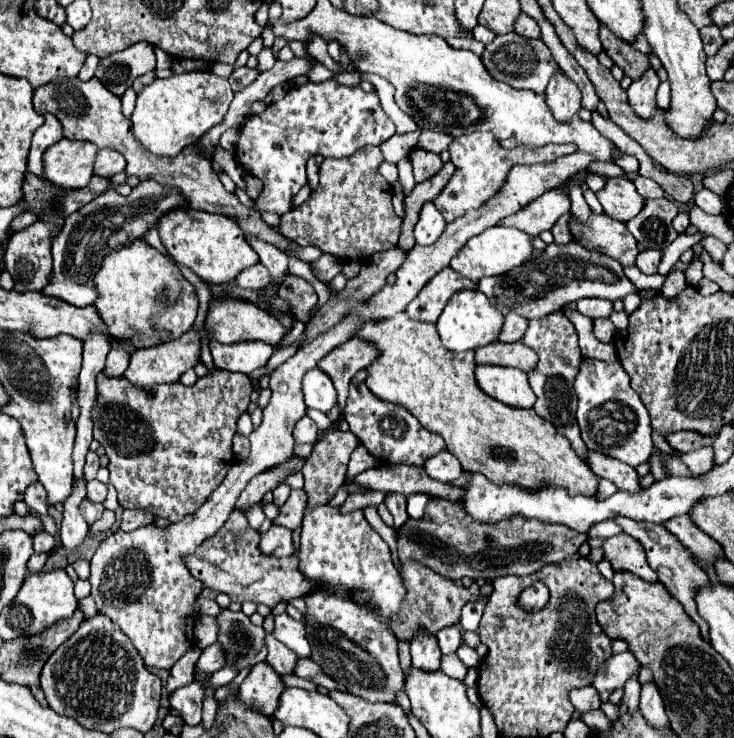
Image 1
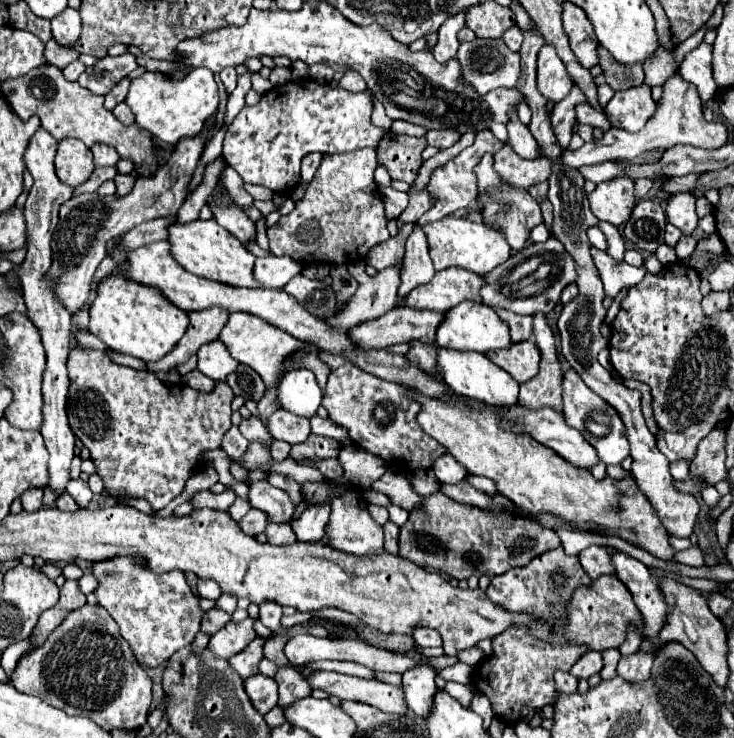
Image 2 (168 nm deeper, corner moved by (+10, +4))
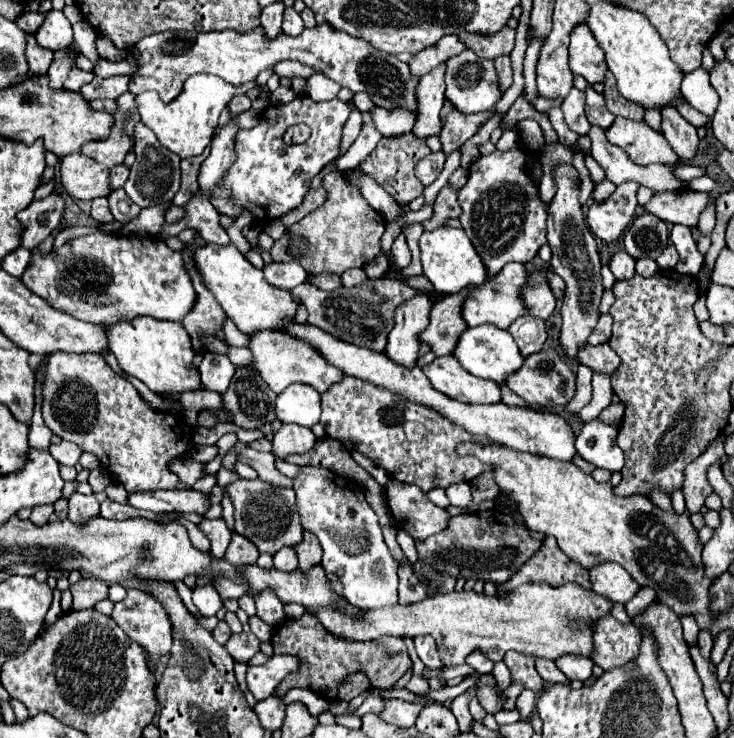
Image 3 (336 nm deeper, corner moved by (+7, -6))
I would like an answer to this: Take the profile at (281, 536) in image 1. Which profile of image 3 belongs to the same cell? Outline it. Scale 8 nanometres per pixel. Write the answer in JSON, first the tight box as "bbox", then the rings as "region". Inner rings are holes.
{"bbox":[275,548,297,572],"region":[[[281,548],[277,554],[275,554],[275,568],[277,570],[283,570],[283,572],[293,572],[297,570],[297,554],[293,548]]]}

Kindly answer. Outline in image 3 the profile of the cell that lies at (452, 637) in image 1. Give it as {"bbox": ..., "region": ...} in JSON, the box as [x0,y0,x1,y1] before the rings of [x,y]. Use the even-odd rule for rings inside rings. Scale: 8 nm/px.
{"bbox":[413,636,443,670],"region":[[[415,636],[413,642],[415,642],[415,648],[417,648],[417,654],[419,654],[421,662],[427,668],[433,668],[433,670],[443,668],[443,662],[439,660],[439,654],[437,654],[435,640],[431,636]]]}

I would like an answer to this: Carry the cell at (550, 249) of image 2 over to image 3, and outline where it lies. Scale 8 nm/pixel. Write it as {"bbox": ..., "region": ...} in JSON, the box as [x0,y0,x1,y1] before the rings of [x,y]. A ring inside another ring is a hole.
{"bbox":[523,270,555,320],"region":[[[541,270],[531,272],[529,284],[523,288],[523,298],[529,314],[547,320],[555,310],[555,296]]]}

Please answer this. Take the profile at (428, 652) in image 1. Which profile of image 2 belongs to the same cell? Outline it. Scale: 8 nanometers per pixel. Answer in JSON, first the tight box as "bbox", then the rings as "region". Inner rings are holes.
{"bbox":[404,664,436,716],"region":[[[422,664],[422,666],[414,666],[414,670],[406,670],[404,674],[404,694],[406,694],[406,702],[408,708],[416,712],[416,716],[426,716],[430,712],[430,704],[432,704],[432,696],[436,692],[436,684],[434,684],[436,672],[434,668]]]}

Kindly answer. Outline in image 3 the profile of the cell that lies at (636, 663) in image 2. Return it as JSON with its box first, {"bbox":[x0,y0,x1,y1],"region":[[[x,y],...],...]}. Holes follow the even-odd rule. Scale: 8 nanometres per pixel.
{"bbox":[593,616,641,670],"region":[[[613,616],[593,622],[593,664],[603,670],[625,666],[639,654],[641,634],[633,624],[621,624]]]}

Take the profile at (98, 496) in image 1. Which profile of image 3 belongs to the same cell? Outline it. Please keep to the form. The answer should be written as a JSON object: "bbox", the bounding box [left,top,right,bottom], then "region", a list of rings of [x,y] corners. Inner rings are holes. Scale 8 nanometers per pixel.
{"bbox":[67,492,99,524],"region":[[[73,492],[71,498],[69,498],[69,514],[67,514],[67,518],[71,522],[75,522],[75,524],[85,524],[95,516],[99,516],[97,498],[93,494],[91,496],[83,496],[79,492]]]}

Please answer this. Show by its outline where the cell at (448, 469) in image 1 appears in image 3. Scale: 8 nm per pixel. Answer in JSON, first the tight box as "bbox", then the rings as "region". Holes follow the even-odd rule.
{"bbox":[447,482,471,508],"region":[[[465,482],[465,484],[453,484],[449,486],[447,490],[447,496],[451,500],[453,506],[461,506],[461,508],[467,508],[471,504],[471,486]]]}

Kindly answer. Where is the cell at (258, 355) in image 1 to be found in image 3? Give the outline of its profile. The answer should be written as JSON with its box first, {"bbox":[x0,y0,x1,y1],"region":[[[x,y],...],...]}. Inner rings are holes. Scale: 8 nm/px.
{"bbox":[199,354,235,394],"region":[[[203,354],[203,360],[199,364],[201,382],[207,390],[223,394],[235,374],[235,366],[225,354]]]}

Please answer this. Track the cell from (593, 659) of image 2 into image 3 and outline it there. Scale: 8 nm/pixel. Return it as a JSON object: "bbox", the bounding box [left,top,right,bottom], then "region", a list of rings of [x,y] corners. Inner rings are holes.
{"bbox":[555,654,593,680],"region":[[[569,654],[569,656],[561,656],[555,660],[555,666],[569,678],[569,680],[587,680],[591,676],[591,668],[593,668],[593,662],[587,658],[587,656],[575,656],[575,654]]]}

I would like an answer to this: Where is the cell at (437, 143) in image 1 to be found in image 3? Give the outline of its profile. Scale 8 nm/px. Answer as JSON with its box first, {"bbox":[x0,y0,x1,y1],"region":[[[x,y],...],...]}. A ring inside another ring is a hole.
{"bbox":[439,108,493,154],"region":[[[489,108],[489,112],[477,112],[471,116],[465,116],[461,112],[451,112],[445,118],[443,130],[439,134],[443,152],[449,154],[455,148],[461,148],[461,144],[465,144],[465,140],[469,140],[471,136],[475,136],[479,132],[481,124],[485,124],[485,120],[489,120],[489,116],[493,116],[493,108]]]}

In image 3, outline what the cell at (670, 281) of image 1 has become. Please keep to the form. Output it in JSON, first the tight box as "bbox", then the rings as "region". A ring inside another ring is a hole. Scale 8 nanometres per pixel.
{"bbox":[635,258,659,278],"region":[[[639,258],[639,260],[635,262],[635,272],[641,274],[641,276],[645,276],[645,278],[653,276],[653,272],[657,272],[657,270],[659,270],[659,268],[657,268],[655,260],[651,260],[651,258]]]}

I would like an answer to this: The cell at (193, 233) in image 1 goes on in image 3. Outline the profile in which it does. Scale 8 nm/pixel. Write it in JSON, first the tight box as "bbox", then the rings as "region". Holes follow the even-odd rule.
{"bbox":[193,244,299,336],"region":[[[207,244],[205,248],[197,248],[193,258],[197,270],[203,276],[205,286],[215,294],[223,312],[235,322],[235,326],[243,334],[253,336],[253,332],[261,330],[285,330],[293,322],[299,308],[299,300],[289,290],[273,288],[267,280],[263,280],[265,276],[261,276],[261,270],[251,266],[233,244]]]}

